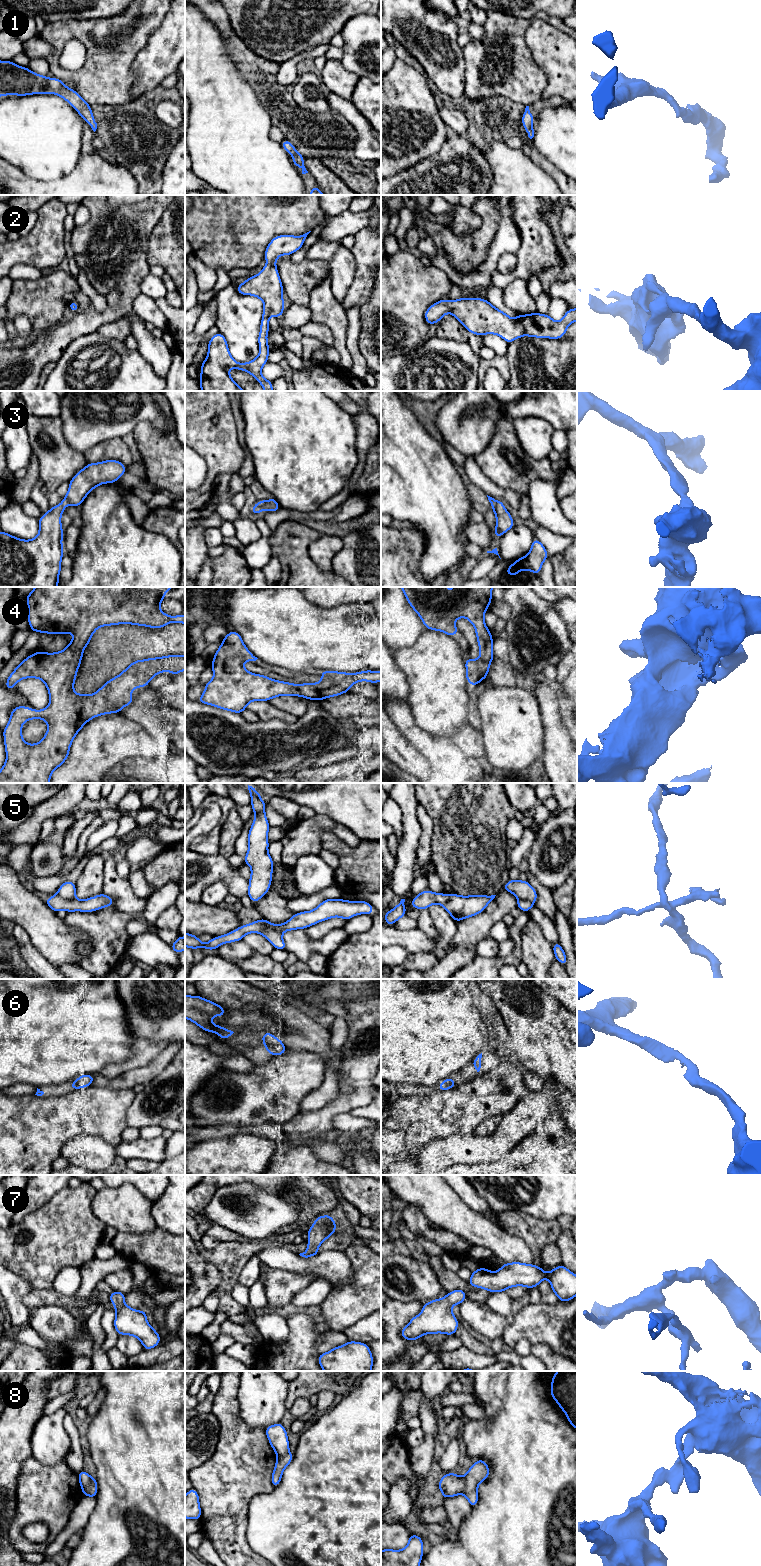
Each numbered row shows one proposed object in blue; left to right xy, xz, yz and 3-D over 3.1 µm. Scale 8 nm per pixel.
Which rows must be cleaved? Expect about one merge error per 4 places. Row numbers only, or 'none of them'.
5, 8

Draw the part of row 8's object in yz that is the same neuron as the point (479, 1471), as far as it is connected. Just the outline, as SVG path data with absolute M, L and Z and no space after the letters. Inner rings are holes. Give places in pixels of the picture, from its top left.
M483 1459L477 1460L466 1473L466 1486L463 1495L471 1507L478 1503L478 1485L489 1477L490 1469Z

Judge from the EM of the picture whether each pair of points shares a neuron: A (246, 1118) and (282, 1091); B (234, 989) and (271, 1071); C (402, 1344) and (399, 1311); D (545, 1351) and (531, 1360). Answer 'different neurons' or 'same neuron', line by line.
A: same neuron
B: different neurons
C: same neuron
D: different neurons

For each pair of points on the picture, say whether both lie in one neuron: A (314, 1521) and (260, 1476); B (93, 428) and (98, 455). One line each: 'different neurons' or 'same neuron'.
A: different neurons
B: different neurons

